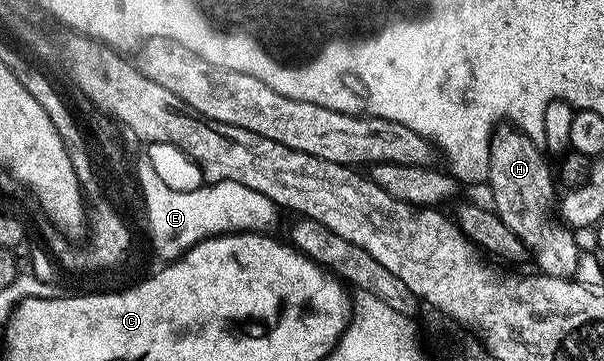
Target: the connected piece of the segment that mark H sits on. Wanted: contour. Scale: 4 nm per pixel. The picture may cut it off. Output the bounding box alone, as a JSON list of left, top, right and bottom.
[487,122,579,279]

